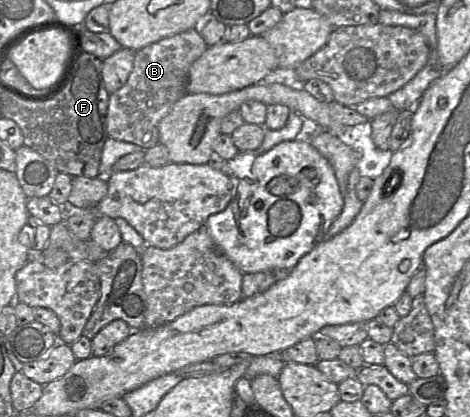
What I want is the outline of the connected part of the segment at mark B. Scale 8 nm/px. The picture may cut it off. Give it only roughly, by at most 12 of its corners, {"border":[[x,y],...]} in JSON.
{"border":[[191,28],[137,50],[109,137],[143,150],[207,48]]}

